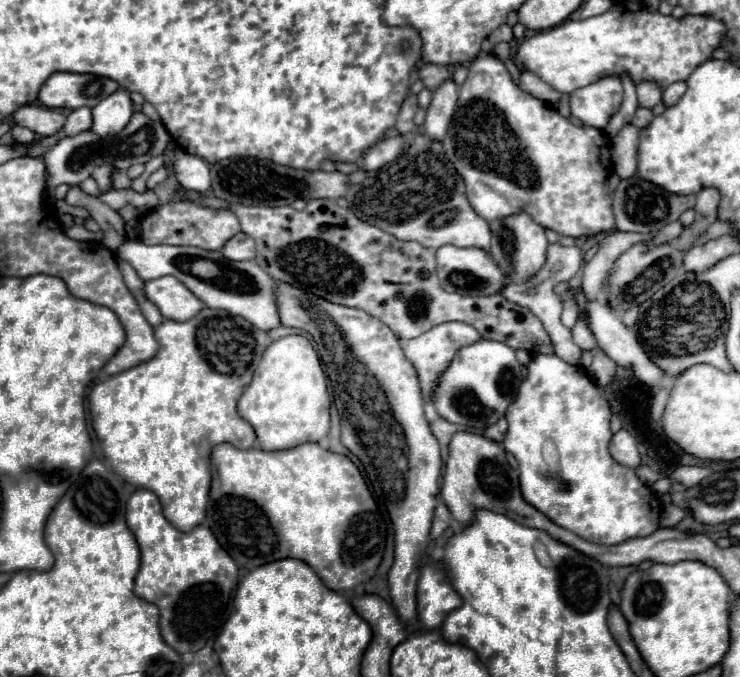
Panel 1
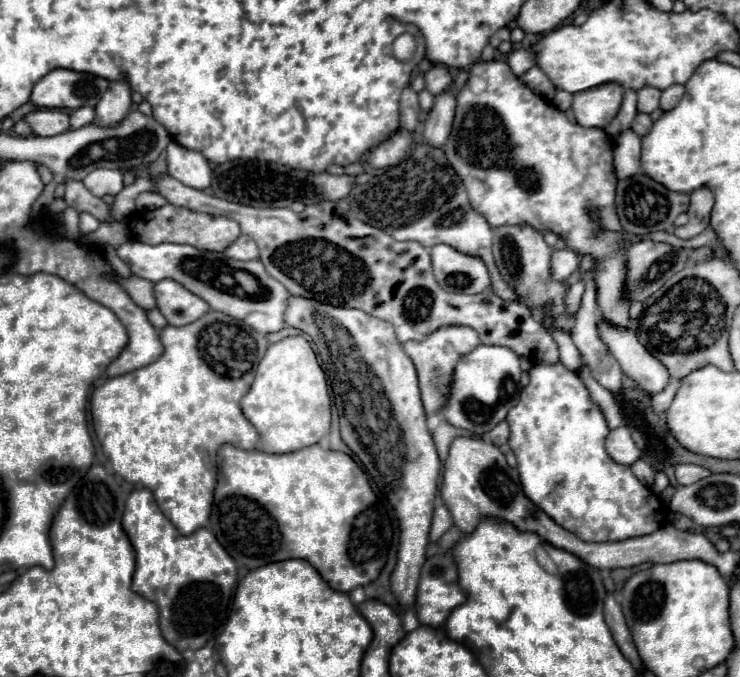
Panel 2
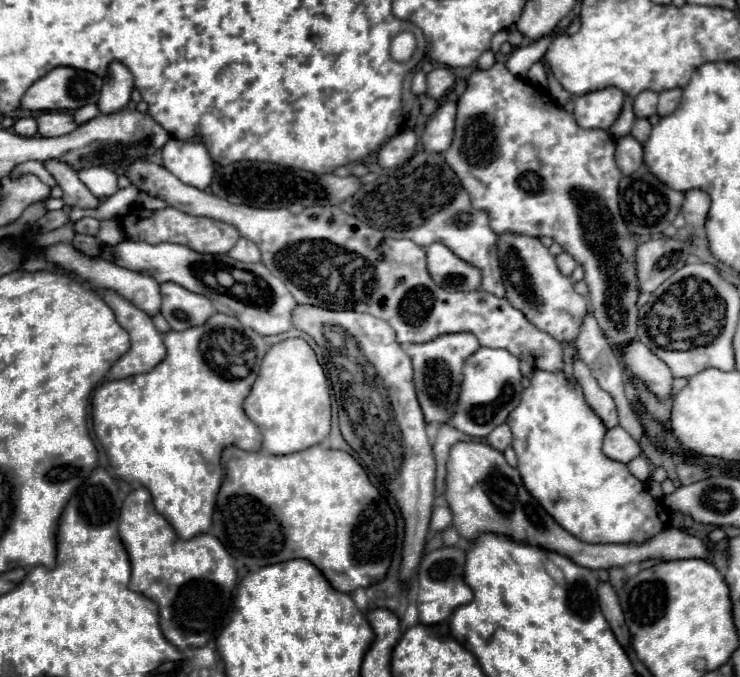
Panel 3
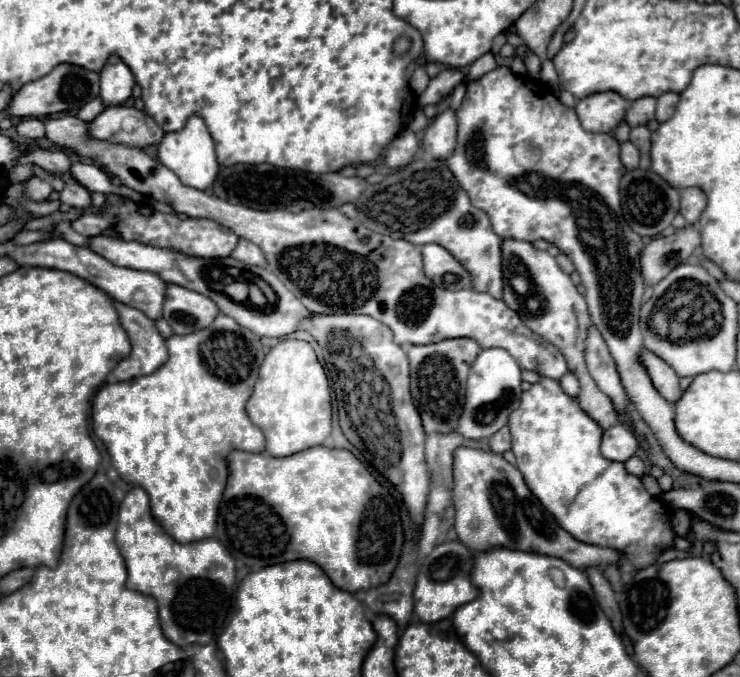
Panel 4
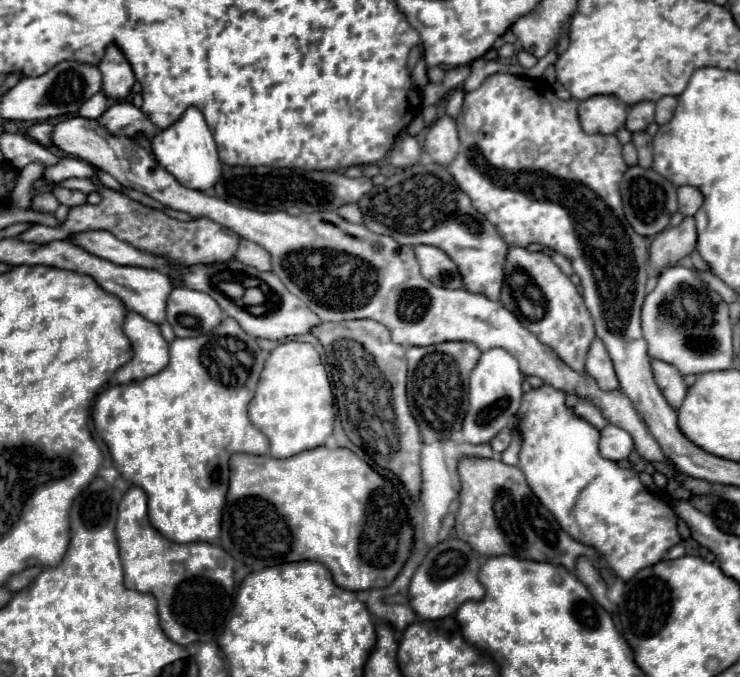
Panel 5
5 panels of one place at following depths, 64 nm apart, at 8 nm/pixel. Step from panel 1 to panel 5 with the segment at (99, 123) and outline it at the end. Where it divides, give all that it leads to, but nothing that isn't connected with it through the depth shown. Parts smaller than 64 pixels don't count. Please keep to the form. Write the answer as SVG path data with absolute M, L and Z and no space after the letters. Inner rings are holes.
M110 44L106 48L104 58L98 64L100 72L102 72L102 90L106 96L114 96L114 98L126 98L132 84L134 84L134 72L130 62L126 60L124 52L116 46Z

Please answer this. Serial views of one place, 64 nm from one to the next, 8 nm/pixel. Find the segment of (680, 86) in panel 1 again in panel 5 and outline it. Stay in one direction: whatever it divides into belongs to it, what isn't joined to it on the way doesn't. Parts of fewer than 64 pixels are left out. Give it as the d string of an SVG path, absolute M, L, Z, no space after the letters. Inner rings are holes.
M664 96L656 102L656 124L662 126L666 124L672 114L674 114L674 108L676 108L676 96Z

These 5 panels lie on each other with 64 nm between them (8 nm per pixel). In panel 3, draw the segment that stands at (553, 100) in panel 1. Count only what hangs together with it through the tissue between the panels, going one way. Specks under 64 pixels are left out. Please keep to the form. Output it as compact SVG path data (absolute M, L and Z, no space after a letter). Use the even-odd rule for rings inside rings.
M534 62L530 72L528 72L528 80L540 84L540 86L546 86L546 72L544 72L544 66L542 62Z

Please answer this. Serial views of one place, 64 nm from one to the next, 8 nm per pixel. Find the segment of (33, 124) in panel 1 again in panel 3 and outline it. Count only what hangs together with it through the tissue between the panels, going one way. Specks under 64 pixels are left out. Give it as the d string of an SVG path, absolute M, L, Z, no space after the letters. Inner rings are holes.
M42 112L42 114L38 114L36 122L38 122L40 136L46 136L46 138L66 136L78 128L74 118L64 112Z

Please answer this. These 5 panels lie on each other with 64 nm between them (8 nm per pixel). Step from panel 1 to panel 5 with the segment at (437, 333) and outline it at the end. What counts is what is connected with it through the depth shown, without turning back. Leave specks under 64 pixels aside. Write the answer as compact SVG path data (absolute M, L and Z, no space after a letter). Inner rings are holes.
M442 342L436 348L412 346L406 350L408 358L408 404L410 412L420 428L424 444L436 440L454 438L462 428L462 420L468 412L468 378L478 364L480 350L468 342Z

